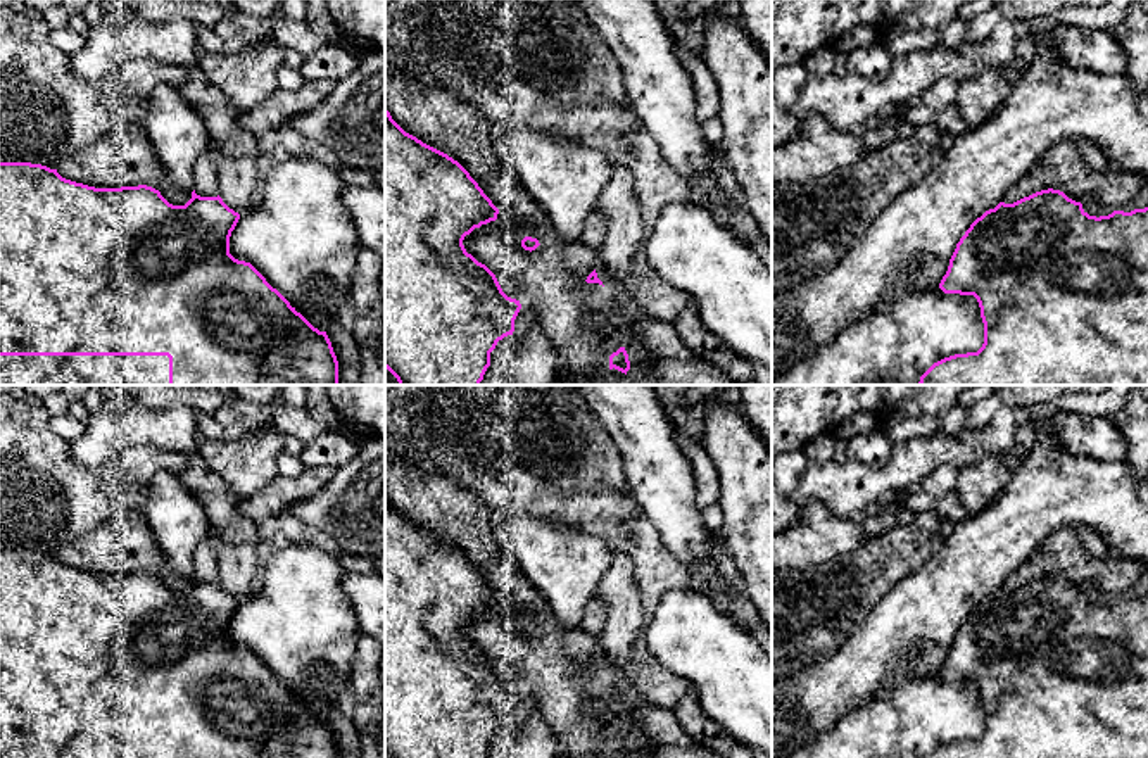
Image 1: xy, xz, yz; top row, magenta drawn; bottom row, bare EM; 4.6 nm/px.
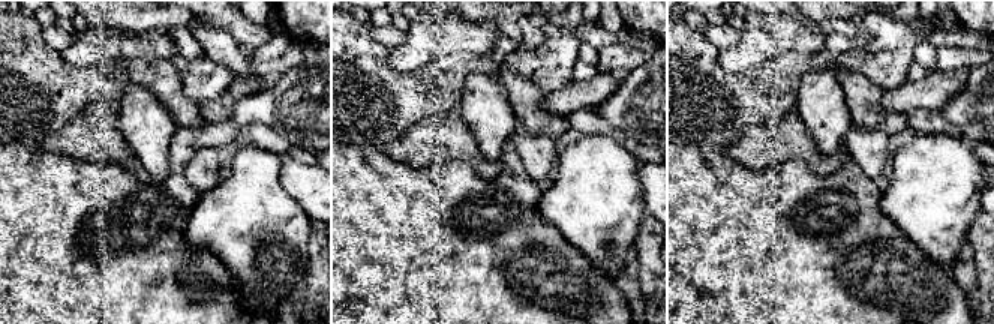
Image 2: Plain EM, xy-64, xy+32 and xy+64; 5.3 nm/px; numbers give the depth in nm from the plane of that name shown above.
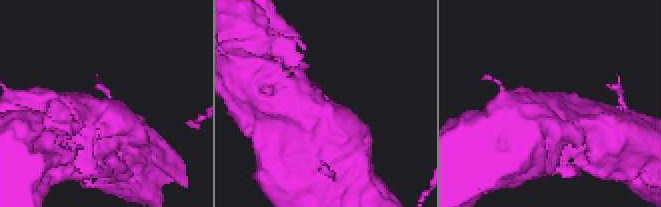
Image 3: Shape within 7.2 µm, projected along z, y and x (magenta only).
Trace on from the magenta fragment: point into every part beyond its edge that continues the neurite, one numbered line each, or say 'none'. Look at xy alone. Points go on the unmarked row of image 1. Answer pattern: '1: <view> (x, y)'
1: xy (206, 560)
2: xy (7, 750)

